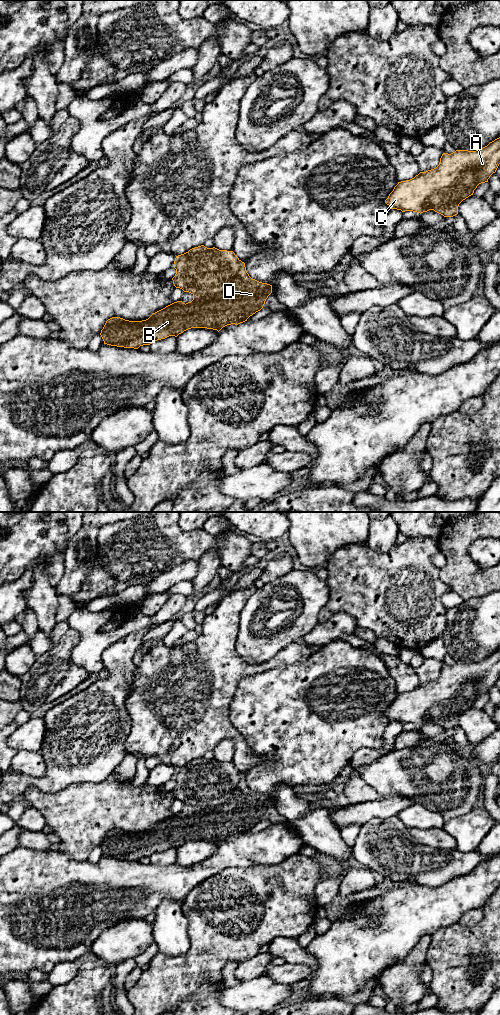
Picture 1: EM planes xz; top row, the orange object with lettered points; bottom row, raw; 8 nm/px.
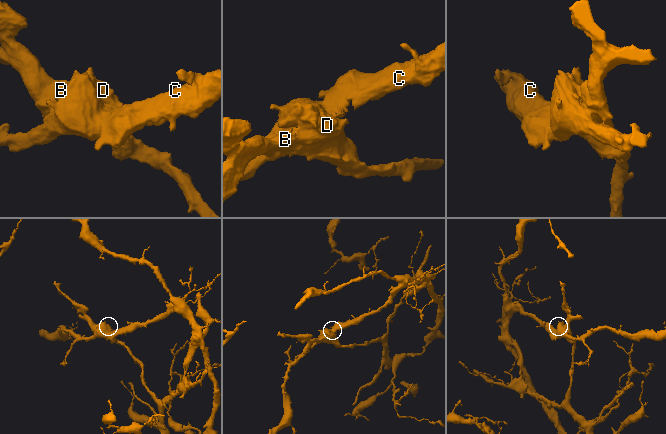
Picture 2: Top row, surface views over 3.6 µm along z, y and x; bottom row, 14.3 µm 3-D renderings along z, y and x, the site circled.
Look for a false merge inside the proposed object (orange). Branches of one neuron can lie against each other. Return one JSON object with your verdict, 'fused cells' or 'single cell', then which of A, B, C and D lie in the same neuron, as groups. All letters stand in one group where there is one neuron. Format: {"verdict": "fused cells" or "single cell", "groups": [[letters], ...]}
{"verdict": "fused cells", "groups": [["A", "C"], ["B", "D"]]}

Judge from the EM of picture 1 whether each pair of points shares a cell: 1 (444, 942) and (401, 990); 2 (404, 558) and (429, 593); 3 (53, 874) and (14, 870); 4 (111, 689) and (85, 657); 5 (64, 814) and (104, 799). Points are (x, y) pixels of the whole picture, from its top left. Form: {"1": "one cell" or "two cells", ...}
{"1": "two cells", "2": "one cell", "3": "one cell", "4": "two cells", "5": "one cell"}

